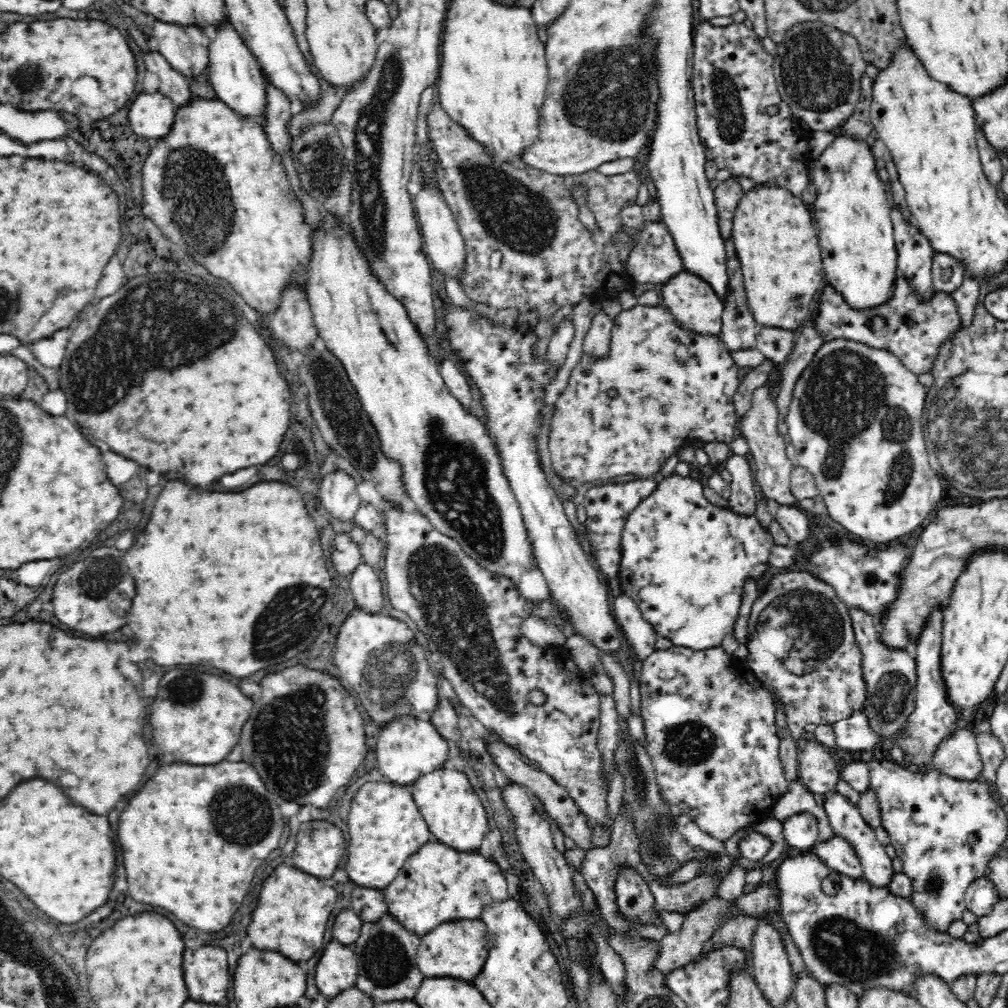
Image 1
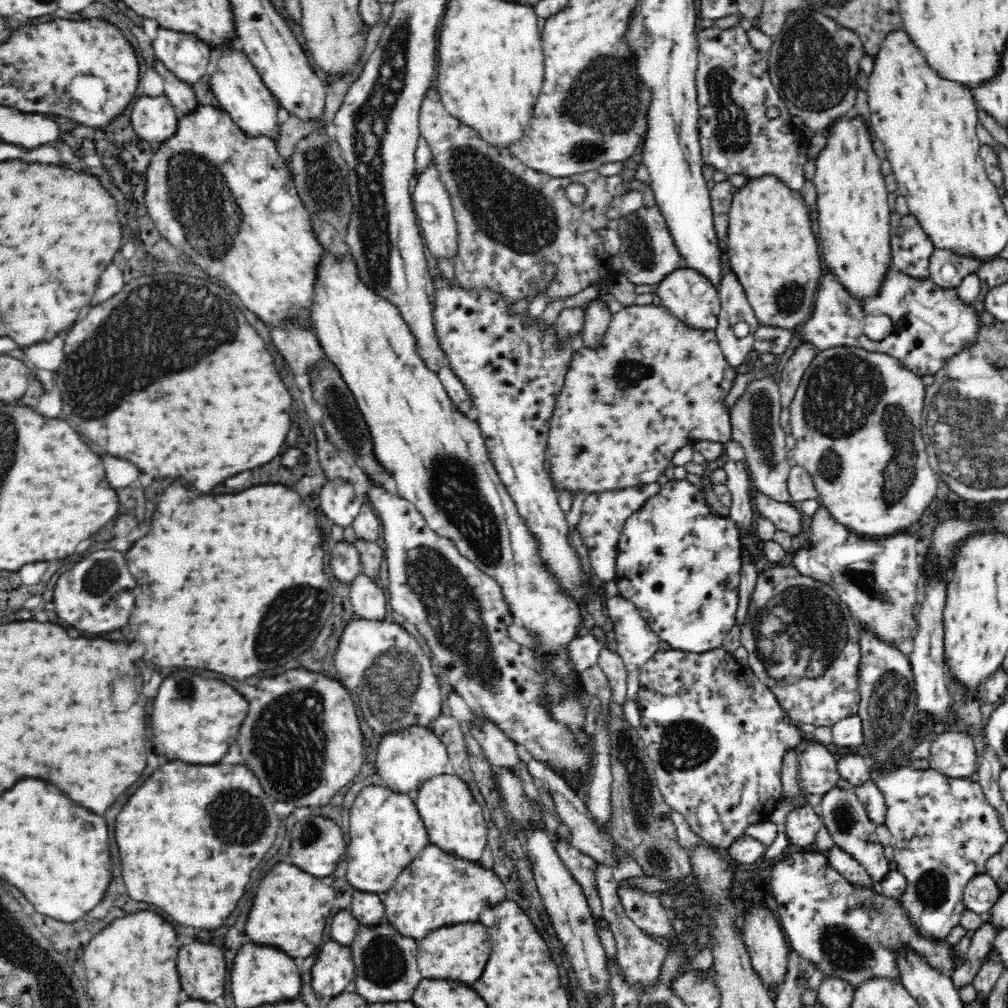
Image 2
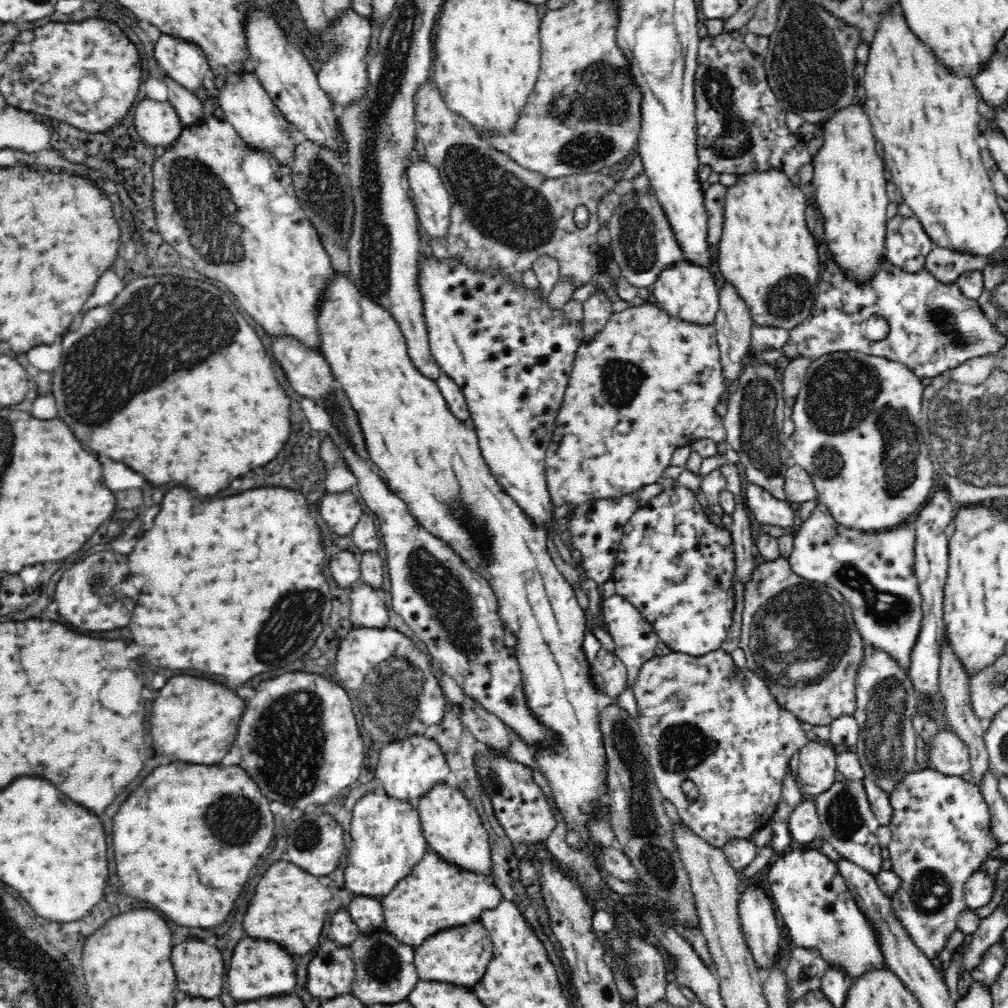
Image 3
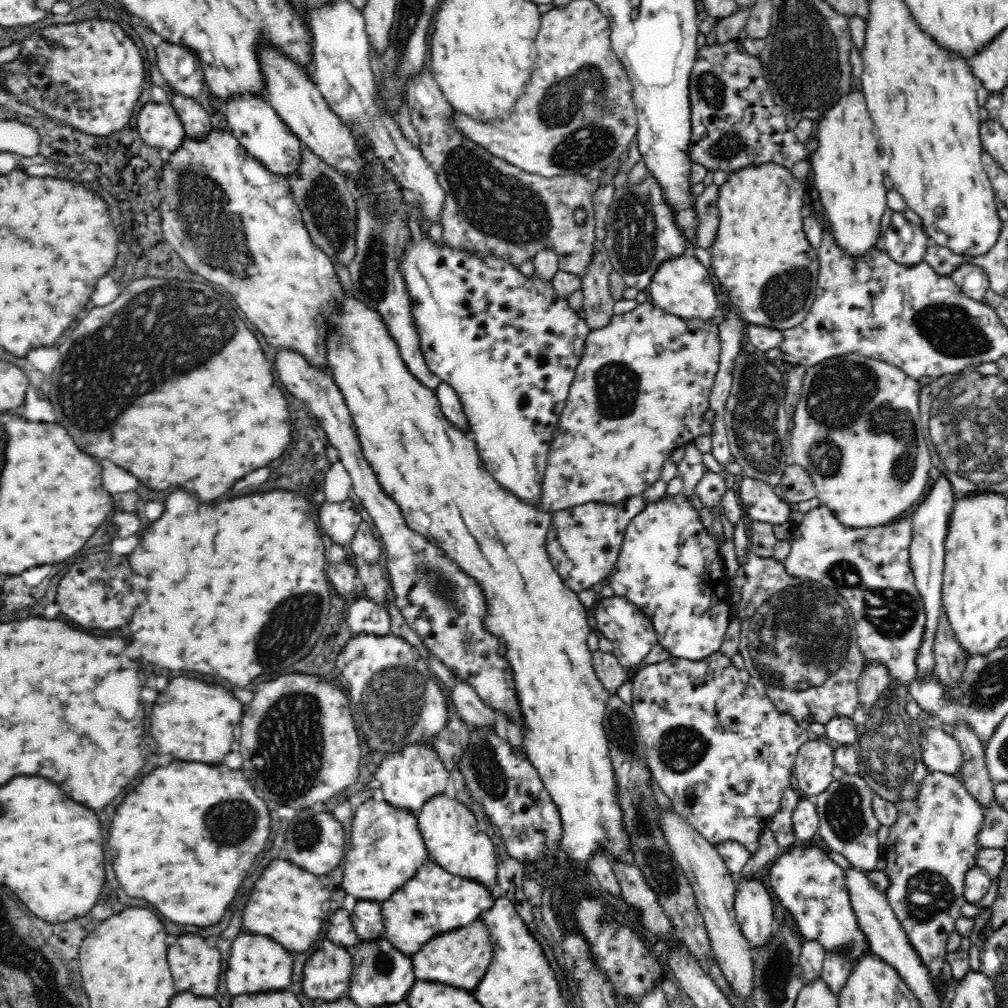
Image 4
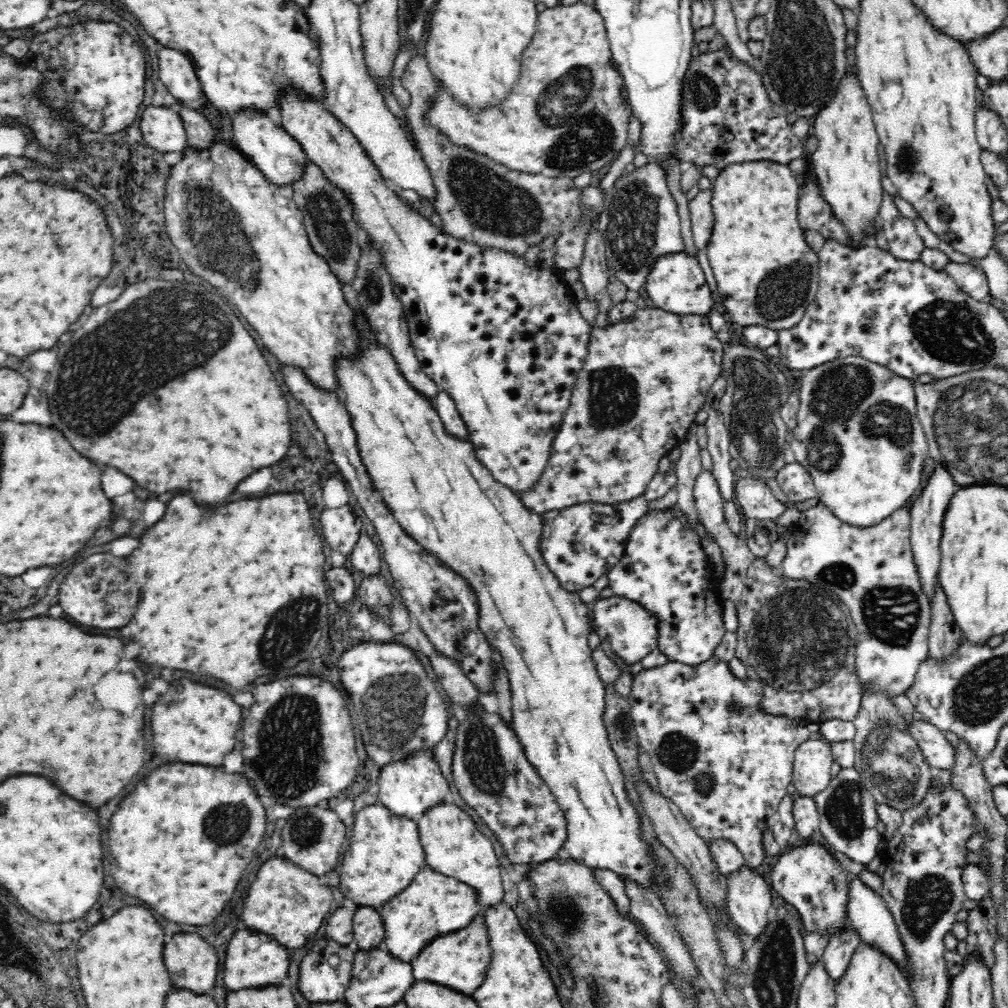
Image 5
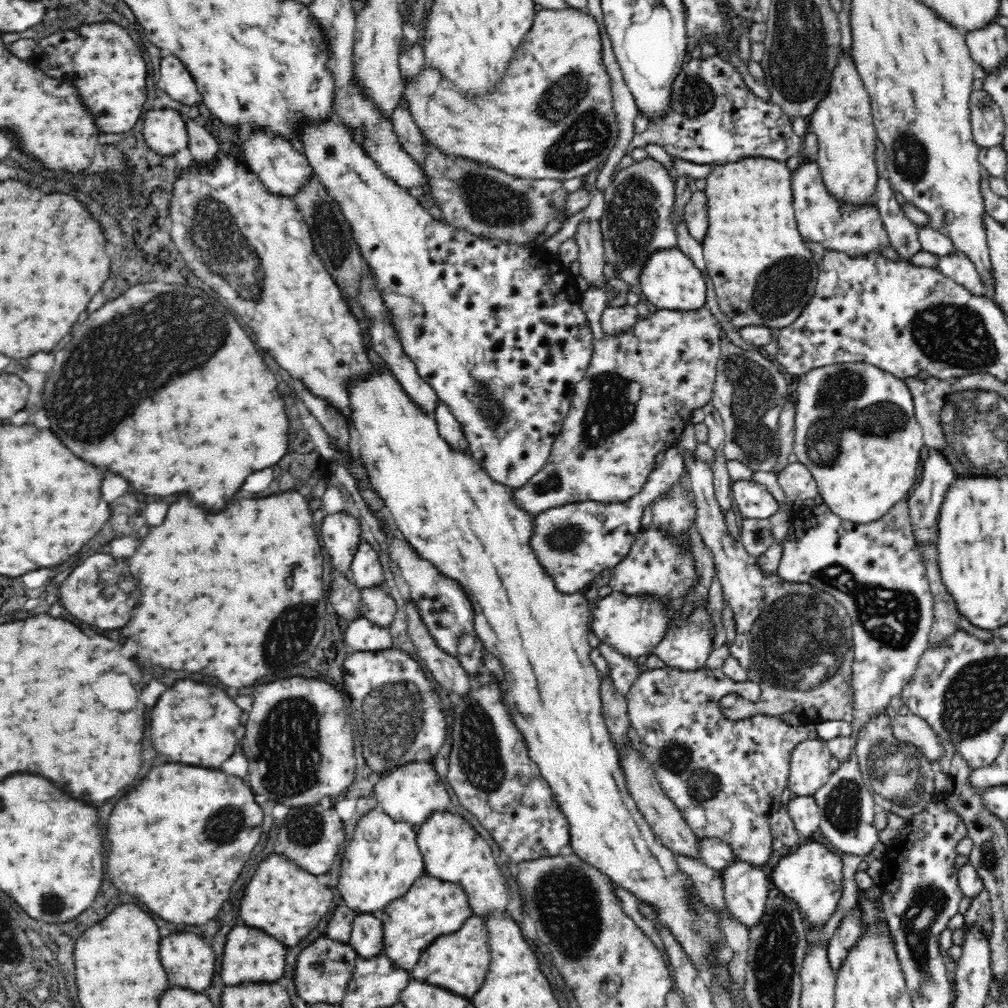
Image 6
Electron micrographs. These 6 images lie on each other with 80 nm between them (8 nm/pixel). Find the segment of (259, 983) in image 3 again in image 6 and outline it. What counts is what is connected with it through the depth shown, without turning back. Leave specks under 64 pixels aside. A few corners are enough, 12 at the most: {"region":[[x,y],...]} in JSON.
{"region":[[260,930],[228,934],[226,986],[276,982],[284,946]]}

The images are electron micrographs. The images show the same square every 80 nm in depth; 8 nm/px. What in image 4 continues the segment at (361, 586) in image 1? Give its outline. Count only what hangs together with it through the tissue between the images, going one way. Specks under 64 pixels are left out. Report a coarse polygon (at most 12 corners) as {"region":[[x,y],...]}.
{"region":[[366,592],[355,595],[347,615],[352,635],[390,633],[387,606]]}

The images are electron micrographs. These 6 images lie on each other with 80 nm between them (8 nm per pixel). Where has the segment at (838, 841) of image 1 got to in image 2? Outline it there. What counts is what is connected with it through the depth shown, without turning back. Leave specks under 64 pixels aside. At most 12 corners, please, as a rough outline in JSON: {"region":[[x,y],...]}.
{"region":[[834,844],[820,852],[846,880],[877,887],[866,869],[844,847]]}

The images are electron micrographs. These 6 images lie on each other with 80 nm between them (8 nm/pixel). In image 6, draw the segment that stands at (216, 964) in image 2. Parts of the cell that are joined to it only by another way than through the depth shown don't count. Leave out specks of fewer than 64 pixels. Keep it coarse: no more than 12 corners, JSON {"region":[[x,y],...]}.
{"region":[[198,934],[160,942],[172,984],[196,992],[212,986],[216,956]]}

